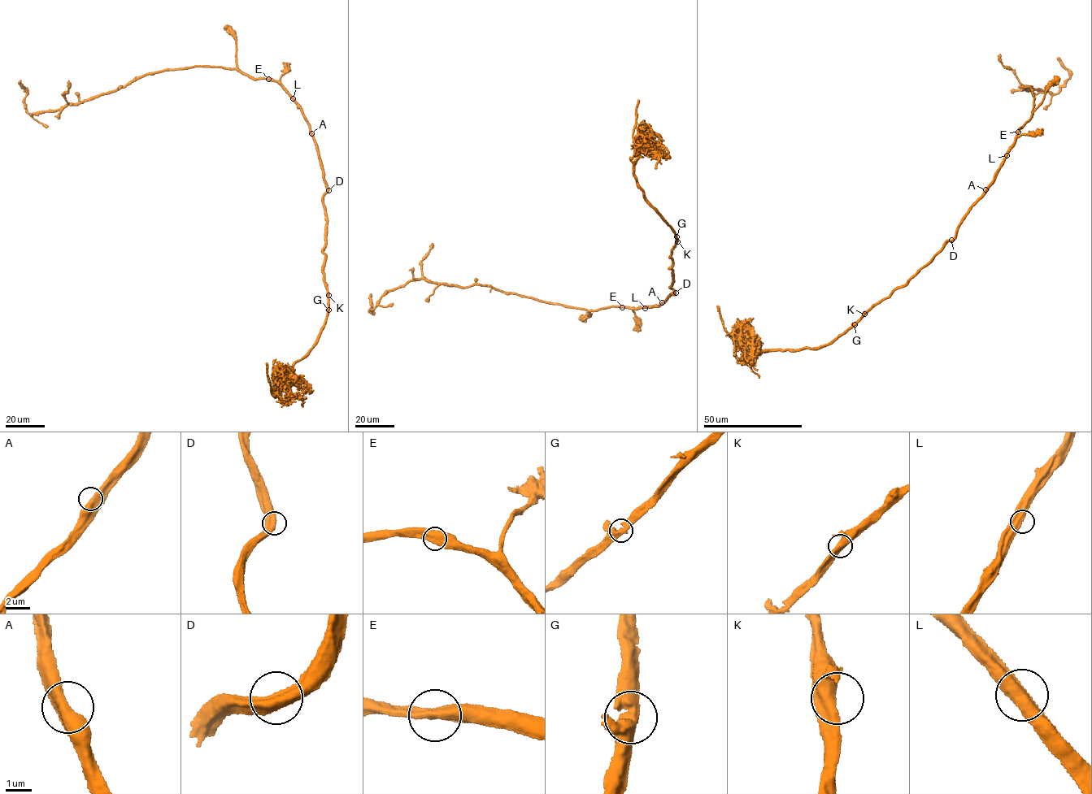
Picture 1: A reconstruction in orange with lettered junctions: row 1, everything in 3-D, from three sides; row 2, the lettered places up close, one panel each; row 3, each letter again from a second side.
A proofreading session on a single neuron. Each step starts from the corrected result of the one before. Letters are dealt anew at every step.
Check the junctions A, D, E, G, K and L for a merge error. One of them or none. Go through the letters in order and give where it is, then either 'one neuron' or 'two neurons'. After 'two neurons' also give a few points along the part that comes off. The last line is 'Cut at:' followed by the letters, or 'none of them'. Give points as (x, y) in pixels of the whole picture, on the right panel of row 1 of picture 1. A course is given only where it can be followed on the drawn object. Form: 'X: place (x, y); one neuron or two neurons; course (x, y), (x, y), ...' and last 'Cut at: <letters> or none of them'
A: place (985, 189); one neuron
D: place (951, 240); one neuron
E: place (1018, 132); one neuron
G: place (854, 324); one neuron
K: place (864, 314); one neuron
L: place (1007, 155); one neuron
Cut at: none of them

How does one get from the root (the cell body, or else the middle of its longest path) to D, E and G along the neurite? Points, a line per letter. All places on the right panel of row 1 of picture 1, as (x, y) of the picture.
D: (987, 190), (972, 207), (951, 240)
E: (987, 190), (1018, 132)
G: (987, 190), (972, 207), (954, 237), (908, 282), (897, 287), (888, 297), (876, 302), (854, 324)

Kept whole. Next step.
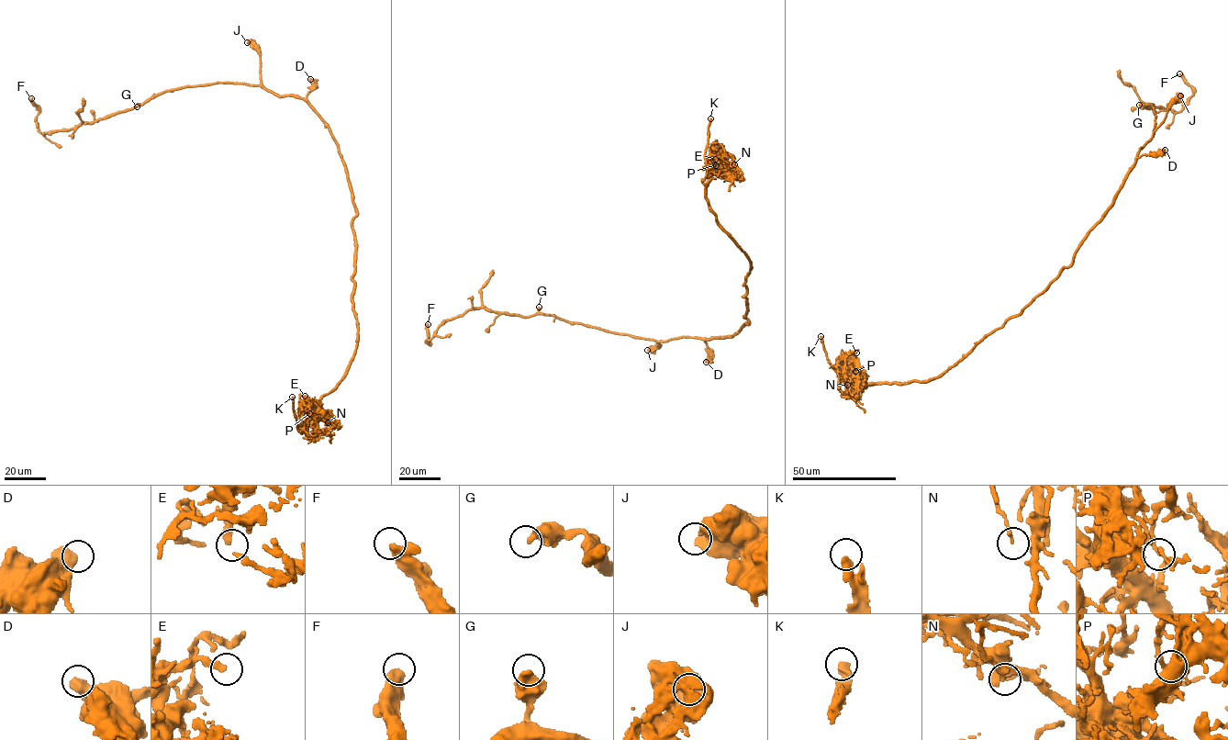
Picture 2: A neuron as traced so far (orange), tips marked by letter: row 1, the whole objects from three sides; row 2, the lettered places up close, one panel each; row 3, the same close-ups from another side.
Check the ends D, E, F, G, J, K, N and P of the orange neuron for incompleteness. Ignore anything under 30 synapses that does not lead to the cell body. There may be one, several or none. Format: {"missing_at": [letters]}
{"missing_at": ["K"]}

